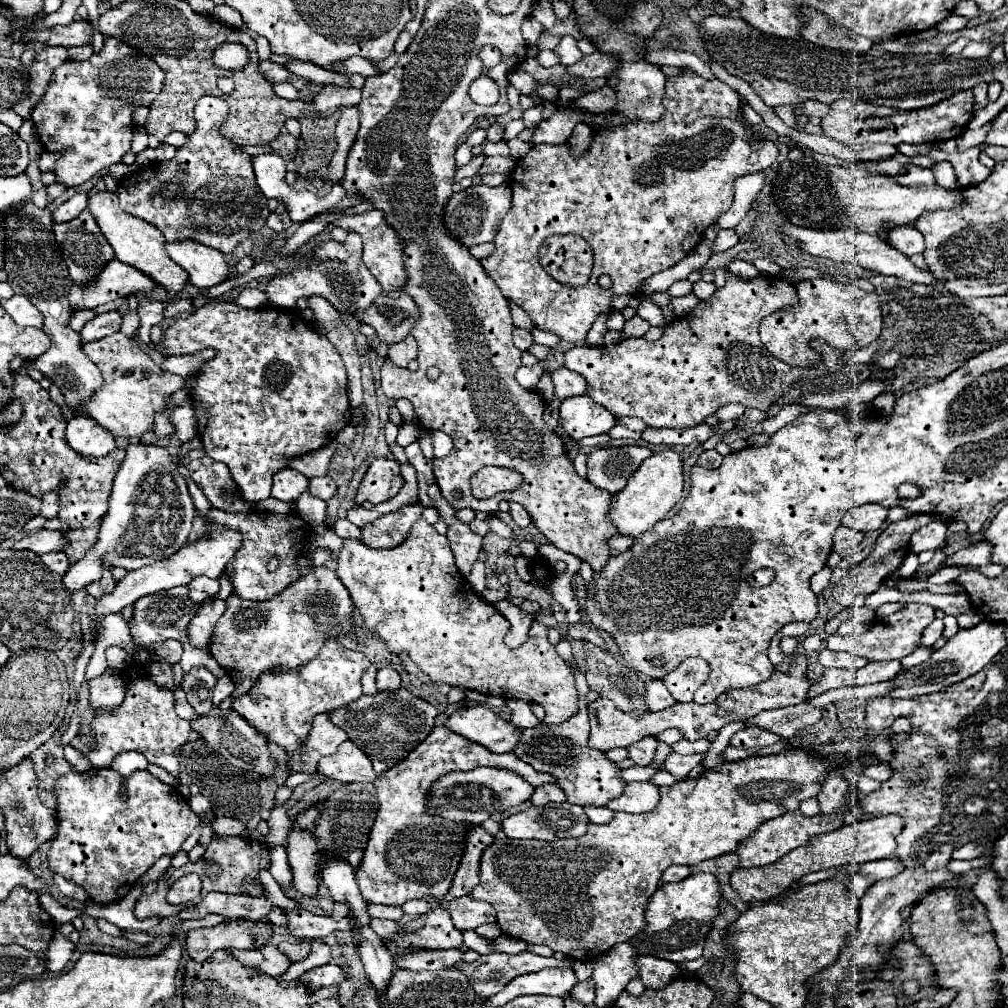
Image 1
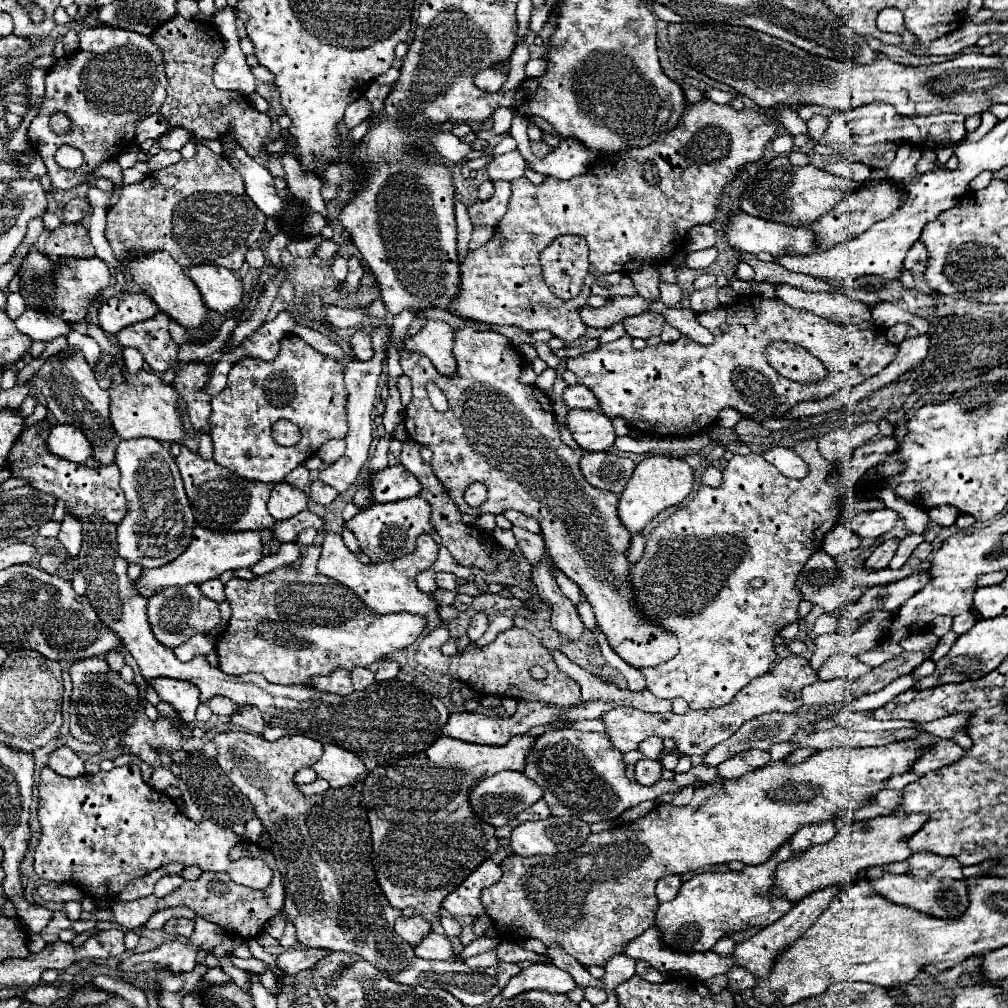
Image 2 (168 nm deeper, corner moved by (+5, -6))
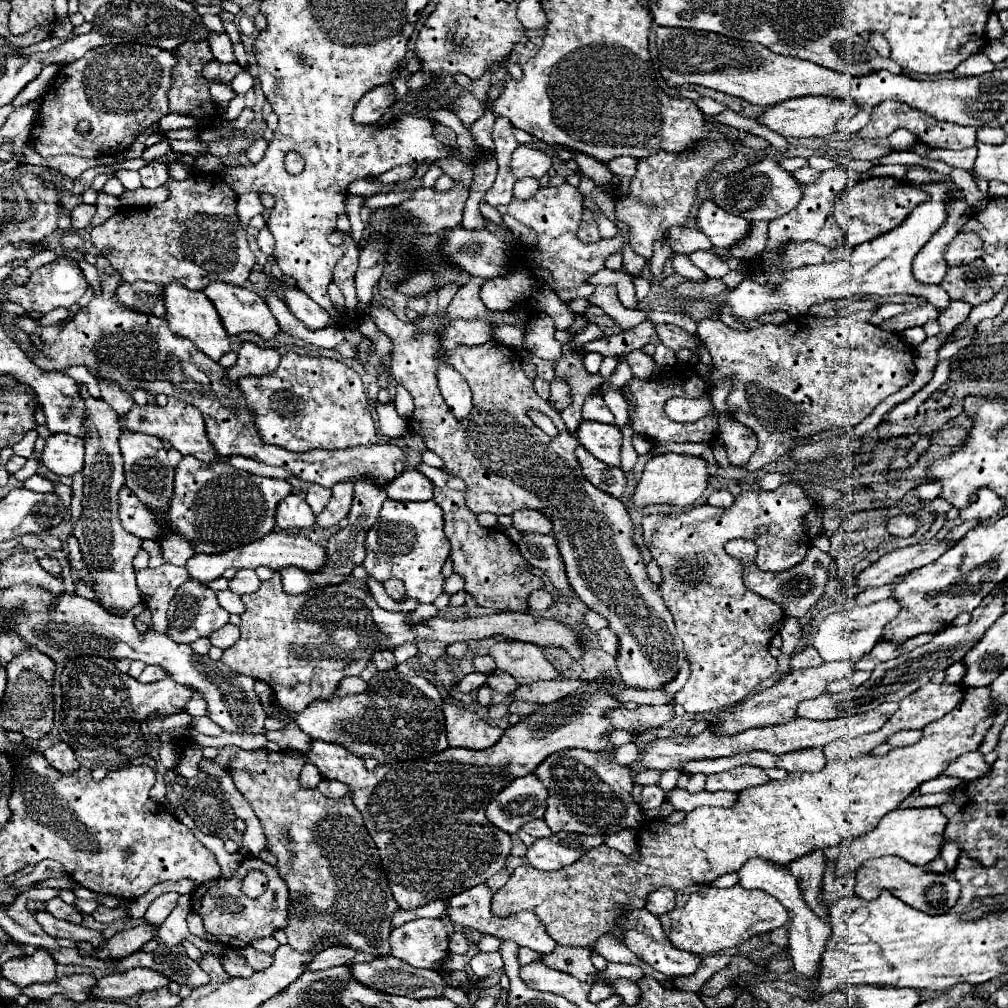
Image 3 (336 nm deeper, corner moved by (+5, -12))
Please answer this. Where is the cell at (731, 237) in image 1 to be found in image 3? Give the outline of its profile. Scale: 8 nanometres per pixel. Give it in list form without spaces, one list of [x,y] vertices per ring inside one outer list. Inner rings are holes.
[[[676,253],[676,255],[674,255],[672,267],[674,267],[674,271],[676,271],[678,275],[682,275],[682,277],[686,277],[686,279],[692,279],[692,281],[702,281],[702,279],[706,277],[704,271],[700,271],[700,269],[688,259],[688,255],[684,255],[684,253]]]

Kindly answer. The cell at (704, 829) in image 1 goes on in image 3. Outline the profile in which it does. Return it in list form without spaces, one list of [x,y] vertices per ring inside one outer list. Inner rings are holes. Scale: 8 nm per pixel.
[[[968,687],[964,699],[942,719],[930,723],[922,731],[922,739],[908,747],[896,747],[888,755],[880,757],[874,753],[856,759],[830,759],[826,767],[818,773],[790,773],[782,781],[768,781],[764,785],[748,787],[738,793],[734,807],[698,807],[686,813],[686,819],[678,825],[664,821],[646,821],[638,831],[638,853],[640,859],[630,859],[628,855],[608,847],[598,845],[582,855],[576,863],[562,867],[558,871],[538,871],[530,865],[520,865],[510,875],[508,883],[494,893],[492,913],[496,917],[510,917],[520,911],[532,911],[546,927],[546,933],[564,947],[584,947],[594,951],[600,937],[612,935],[624,943],[624,931],[620,929],[620,917],[624,909],[642,909],[646,899],[658,887],[686,889],[696,883],[712,883],[724,873],[738,871],[748,859],[764,859],[774,865],[788,865],[792,859],[806,855],[814,849],[834,847],[840,841],[854,839],[858,835],[872,831],[878,821],[892,809],[896,809],[906,797],[918,789],[920,783],[934,779],[944,773],[944,767],[952,763],[958,755],[976,751],[992,725],[992,697],[988,687]]]

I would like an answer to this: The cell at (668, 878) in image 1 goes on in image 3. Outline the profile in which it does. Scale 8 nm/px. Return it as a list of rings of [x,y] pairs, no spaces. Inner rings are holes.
[[[660,887],[656,889],[650,897],[648,897],[648,903],[646,903],[646,909],[652,911],[654,915],[662,915],[666,911],[672,911],[676,907],[676,895],[672,889],[668,887]]]

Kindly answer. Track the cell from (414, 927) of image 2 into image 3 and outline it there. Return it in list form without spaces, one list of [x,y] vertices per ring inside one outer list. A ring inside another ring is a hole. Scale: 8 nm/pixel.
[[[414,919],[396,927],[390,933],[390,953],[412,967],[426,967],[434,969],[434,963],[448,955],[448,929],[442,919]]]

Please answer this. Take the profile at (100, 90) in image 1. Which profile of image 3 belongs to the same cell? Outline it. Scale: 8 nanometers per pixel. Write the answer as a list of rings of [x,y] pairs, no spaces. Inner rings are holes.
[[[122,43],[96,47],[78,61],[62,65],[40,107],[30,135],[32,147],[44,159],[64,153],[96,159],[112,155],[114,151],[126,151],[140,133],[168,113],[170,69],[174,67],[174,61],[176,57],[170,51]],[[82,119],[90,123],[88,133],[76,129]]]

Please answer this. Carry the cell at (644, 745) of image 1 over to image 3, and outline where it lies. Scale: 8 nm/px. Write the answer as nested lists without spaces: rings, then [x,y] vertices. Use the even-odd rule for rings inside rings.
[[[644,785],[642,789],[642,801],[640,801],[640,807],[642,811],[648,811],[648,809],[656,809],[664,803],[664,791],[660,785]]]

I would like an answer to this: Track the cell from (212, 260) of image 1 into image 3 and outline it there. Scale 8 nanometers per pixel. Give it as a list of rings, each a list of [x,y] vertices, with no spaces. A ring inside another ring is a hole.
[[[212,281],[204,287],[204,293],[214,303],[228,335],[254,331],[264,339],[272,339],[278,333],[278,321],[270,313],[264,299],[254,291],[222,281]]]

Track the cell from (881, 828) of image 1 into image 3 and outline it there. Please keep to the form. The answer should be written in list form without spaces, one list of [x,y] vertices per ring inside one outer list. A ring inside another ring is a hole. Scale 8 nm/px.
[[[928,807],[928,809],[894,809],[884,819],[880,819],[878,827],[852,839],[852,841],[842,841],[840,843],[840,853],[834,859],[836,865],[836,875],[848,877],[852,875],[864,861],[872,857],[884,857],[884,855],[896,855],[912,865],[924,867],[936,855],[940,853],[942,845],[942,831],[946,827],[948,819],[940,813],[938,807]]]

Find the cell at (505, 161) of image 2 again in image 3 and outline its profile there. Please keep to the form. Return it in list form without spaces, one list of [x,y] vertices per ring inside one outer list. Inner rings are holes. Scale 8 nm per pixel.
[[[520,145],[512,153],[512,161],[510,161],[510,169],[512,169],[512,175],[516,179],[542,177],[542,175],[546,175],[546,171],[550,169],[550,165],[552,165],[550,155],[542,153],[540,149],[526,147],[526,145]]]

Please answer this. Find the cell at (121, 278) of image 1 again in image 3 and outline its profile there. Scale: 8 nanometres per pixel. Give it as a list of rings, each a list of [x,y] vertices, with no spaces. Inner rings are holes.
[[[60,257],[52,263],[42,265],[38,271],[34,271],[26,285],[8,287],[4,291],[4,295],[6,295],[6,299],[22,305],[26,309],[26,313],[46,315],[58,307],[70,309],[74,303],[78,303],[78,299],[86,293],[86,289],[88,289],[88,281],[84,279],[84,273],[82,273],[78,261],[72,257]]]

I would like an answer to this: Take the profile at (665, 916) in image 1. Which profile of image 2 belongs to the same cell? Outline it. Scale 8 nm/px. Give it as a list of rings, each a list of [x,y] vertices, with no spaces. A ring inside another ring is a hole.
[[[782,845],[778,853],[756,867],[744,867],[740,873],[700,873],[690,881],[682,883],[676,899],[660,903],[656,911],[656,927],[662,931],[662,941],[680,953],[710,951],[712,945],[736,931],[746,931],[752,927],[764,929],[784,917],[792,903],[780,895],[770,895],[774,889],[776,867],[790,859],[790,845]]]

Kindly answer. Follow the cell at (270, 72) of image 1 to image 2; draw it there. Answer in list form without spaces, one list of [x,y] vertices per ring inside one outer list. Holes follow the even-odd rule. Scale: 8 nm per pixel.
[[[234,9],[216,11],[214,25],[218,27],[218,33],[224,41],[224,53],[216,59],[214,65],[214,85],[218,89],[238,91],[246,97],[256,91],[254,75],[250,73],[250,67],[246,63],[246,55],[240,49],[240,37],[236,33],[234,23]]]

